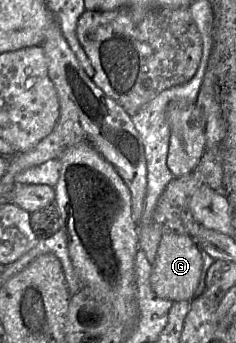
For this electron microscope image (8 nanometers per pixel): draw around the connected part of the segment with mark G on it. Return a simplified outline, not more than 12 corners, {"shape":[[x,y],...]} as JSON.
{"shape":[[162,234],[151,288],[172,302],[199,291],[202,251],[193,238]]}

